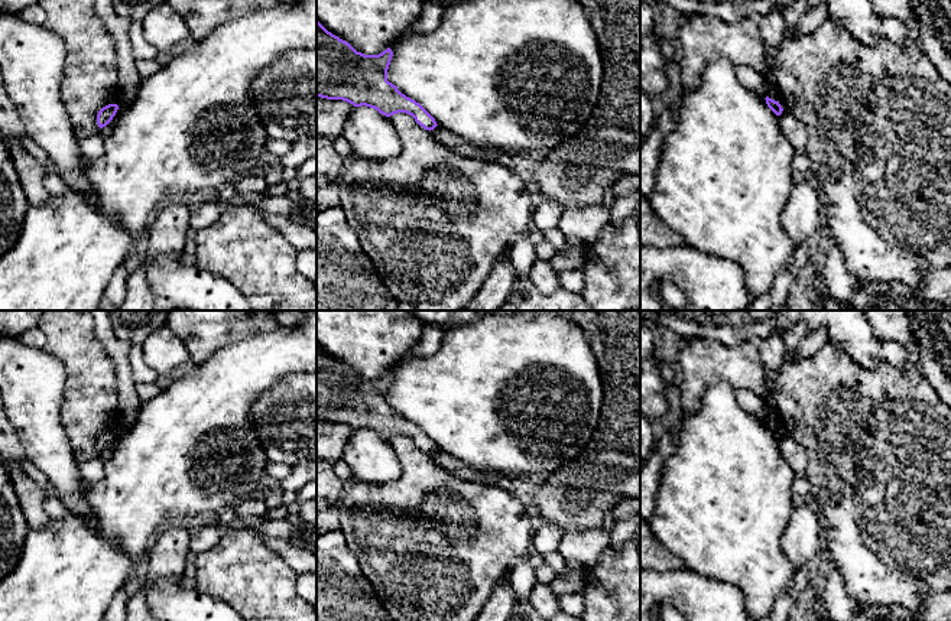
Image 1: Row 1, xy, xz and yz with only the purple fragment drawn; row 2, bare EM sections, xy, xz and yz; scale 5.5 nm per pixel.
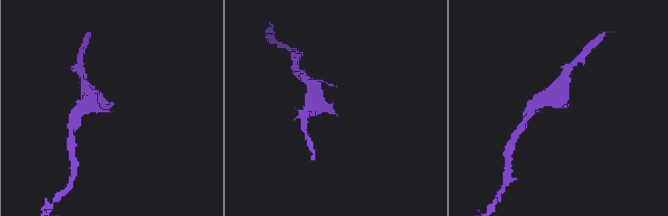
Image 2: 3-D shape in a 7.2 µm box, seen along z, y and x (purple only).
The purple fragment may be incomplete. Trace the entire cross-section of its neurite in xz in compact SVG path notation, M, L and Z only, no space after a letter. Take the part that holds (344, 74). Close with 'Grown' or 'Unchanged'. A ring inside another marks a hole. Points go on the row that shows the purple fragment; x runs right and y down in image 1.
M317 20L317 98L366 105L386 117L406 113L425 130L434 130L435 118L387 81L392 56L390 48L379 55L357 52Z. Unchanged

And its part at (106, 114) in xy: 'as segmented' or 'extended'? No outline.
as segmented

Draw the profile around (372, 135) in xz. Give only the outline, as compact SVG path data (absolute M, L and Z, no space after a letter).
M354 107L343 129L353 147L353 159L392 159L400 153L397 133L389 117L377 110Z

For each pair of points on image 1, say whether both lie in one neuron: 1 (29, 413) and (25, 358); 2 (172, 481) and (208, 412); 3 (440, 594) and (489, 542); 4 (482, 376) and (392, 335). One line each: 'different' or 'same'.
1: same
2: same
3: same
4: different

